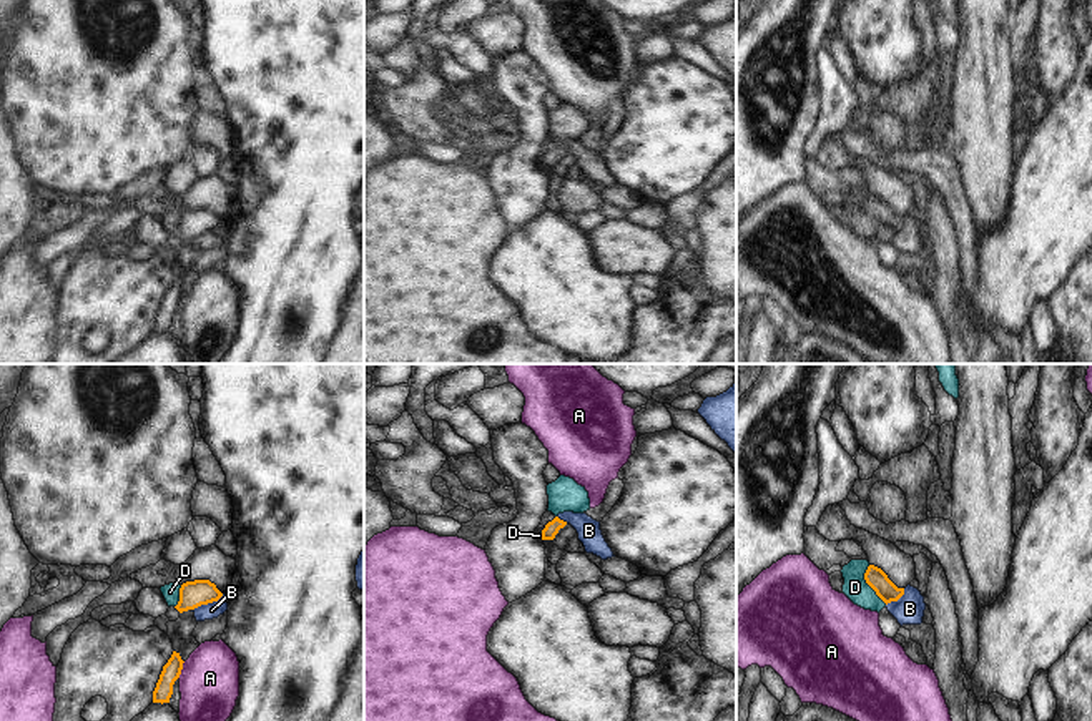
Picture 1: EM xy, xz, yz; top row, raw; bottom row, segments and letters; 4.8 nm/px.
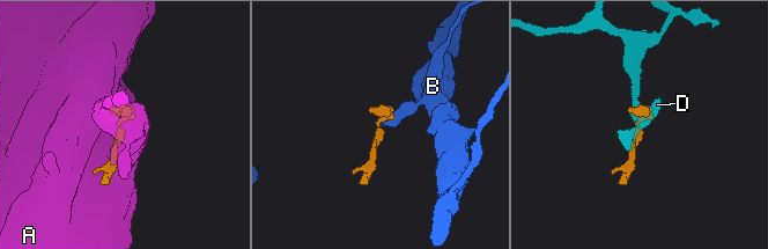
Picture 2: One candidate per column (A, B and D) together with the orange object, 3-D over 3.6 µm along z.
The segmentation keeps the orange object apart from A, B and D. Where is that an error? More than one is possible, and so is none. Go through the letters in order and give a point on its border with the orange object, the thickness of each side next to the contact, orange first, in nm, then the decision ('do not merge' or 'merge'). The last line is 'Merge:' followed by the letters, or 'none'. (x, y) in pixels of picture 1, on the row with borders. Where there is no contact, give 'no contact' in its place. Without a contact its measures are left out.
A: meets orange in xy at (182, 668); 90 nm thick on the orange side, 280 nm on the other; do not merge
B: meets orange in xy at (206, 603); 130 nm thick on the orange side, 80 nm on the other; do not merge
D: meets orange in yz at (868, 583); 100 nm thick on the orange side, 120 nm on the other; do not merge
Merge: none

